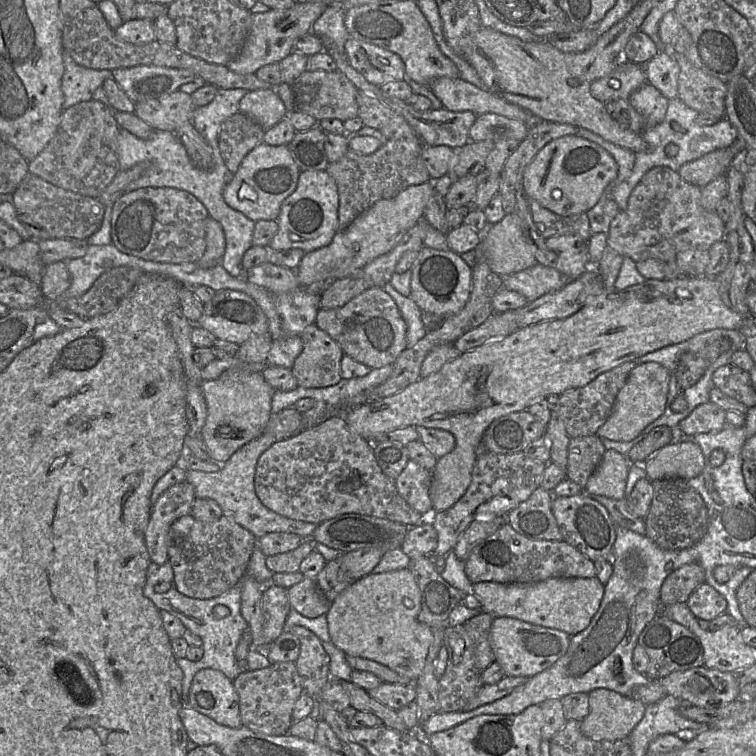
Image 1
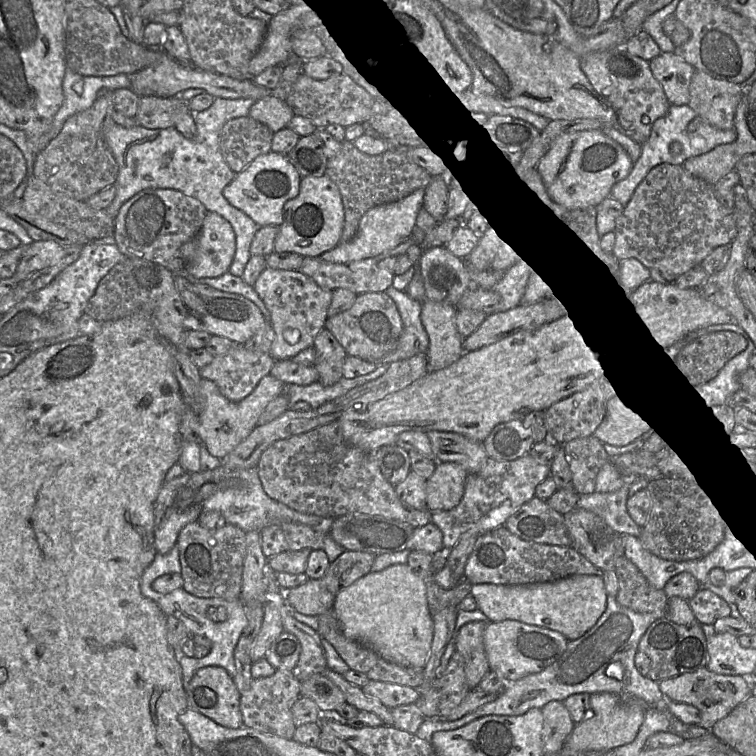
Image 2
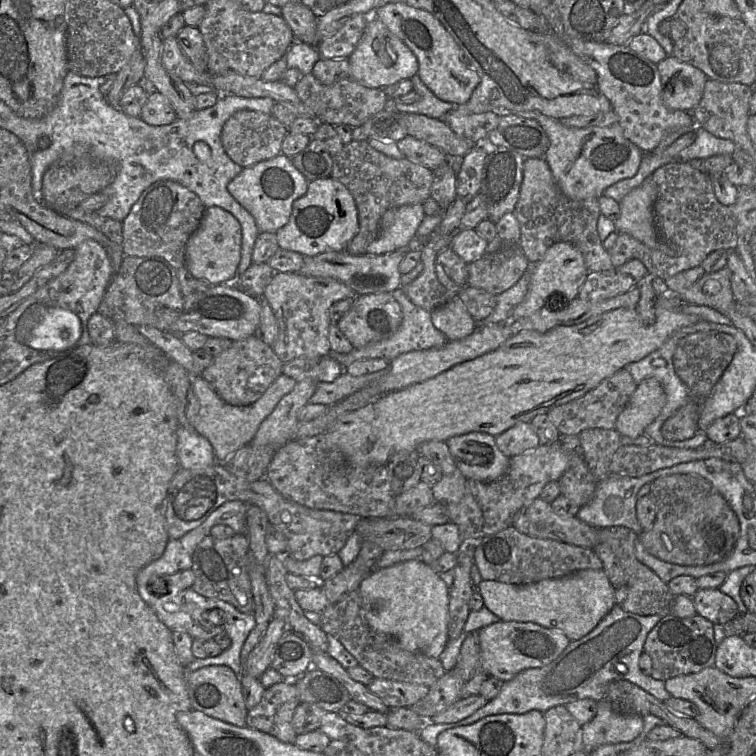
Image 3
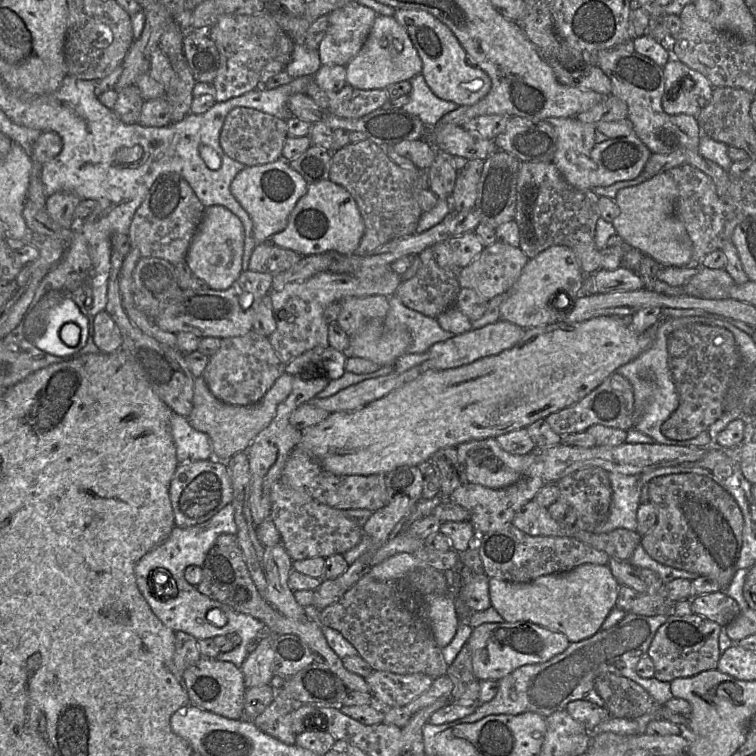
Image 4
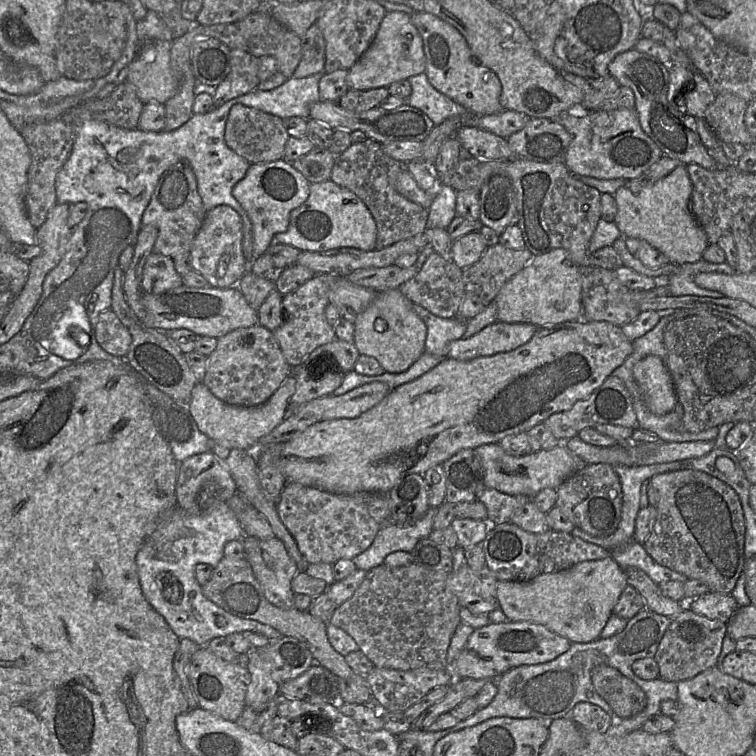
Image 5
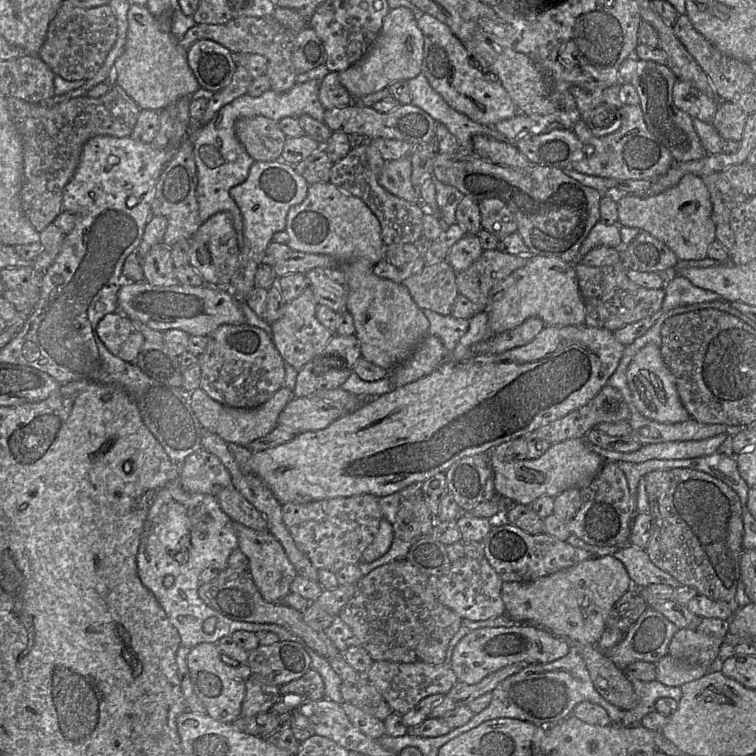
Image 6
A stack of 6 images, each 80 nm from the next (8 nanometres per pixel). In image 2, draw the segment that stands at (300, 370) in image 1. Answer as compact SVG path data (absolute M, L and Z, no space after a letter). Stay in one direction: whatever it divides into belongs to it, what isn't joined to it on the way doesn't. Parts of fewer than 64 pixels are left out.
M326 328L316 335L313 346L315 360L313 365L318 372L318 382L331 386L343 377L343 362L347 356L345 349Z

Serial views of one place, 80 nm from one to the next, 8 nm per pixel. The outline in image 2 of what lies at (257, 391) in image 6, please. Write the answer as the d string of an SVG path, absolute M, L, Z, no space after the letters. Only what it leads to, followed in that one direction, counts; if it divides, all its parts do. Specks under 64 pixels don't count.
M235 344L201 368L200 375L213 381L225 398L239 402L253 392L264 376L269 375L274 364L275 359L270 353L250 351L242 344Z

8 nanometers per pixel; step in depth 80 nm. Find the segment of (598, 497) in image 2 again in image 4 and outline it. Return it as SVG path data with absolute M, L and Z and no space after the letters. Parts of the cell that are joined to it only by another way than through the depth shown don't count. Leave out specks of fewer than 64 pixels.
M672 467L658 468L651 472L635 475L609 472L612 498L606 521L599 525L589 525L577 519L575 526L594 533L607 533L619 528L636 531L638 527L637 510L640 505L640 495L643 486L655 477L668 474L672 474Z

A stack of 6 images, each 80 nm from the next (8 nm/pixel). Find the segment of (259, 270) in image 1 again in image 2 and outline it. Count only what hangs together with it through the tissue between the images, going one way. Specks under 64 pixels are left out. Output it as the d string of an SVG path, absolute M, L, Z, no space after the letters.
M266 267L257 278L254 289L270 312L269 322L275 332L270 355L275 361L288 360L313 346L314 339L324 328L332 291L320 287L300 270L279 270Z

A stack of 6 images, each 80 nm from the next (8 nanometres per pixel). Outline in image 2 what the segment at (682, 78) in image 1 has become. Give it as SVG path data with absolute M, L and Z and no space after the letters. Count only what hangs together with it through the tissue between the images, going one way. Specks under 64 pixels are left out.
M696 70L689 84L688 106L706 123L721 130L734 129L737 106L747 90Z

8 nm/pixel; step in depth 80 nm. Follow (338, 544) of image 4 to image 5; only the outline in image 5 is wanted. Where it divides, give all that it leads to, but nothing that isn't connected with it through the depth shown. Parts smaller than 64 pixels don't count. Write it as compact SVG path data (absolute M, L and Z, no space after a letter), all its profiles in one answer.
M298 483L285 484L277 501L277 512L309 564L328 563L332 565L340 559L352 560L372 544L381 528L381 525L369 514L368 506L362 498L328 493L319 488L303 486Z

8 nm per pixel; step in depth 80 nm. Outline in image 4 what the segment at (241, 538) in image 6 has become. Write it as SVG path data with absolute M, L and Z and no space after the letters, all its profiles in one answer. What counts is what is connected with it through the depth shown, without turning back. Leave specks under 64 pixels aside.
M278 544L264 549L267 590L265 599L282 615L297 621L306 621L304 608L294 597L289 587L289 575L293 571L293 560L285 547Z

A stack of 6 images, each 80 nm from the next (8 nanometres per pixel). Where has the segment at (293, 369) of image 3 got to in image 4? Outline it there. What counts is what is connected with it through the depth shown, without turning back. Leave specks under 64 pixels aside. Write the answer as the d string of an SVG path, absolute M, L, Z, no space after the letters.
M315 347L286 364L285 373L299 375L302 372L316 370L315 374L305 378L328 378L336 380L346 372L348 357L343 351L329 347Z

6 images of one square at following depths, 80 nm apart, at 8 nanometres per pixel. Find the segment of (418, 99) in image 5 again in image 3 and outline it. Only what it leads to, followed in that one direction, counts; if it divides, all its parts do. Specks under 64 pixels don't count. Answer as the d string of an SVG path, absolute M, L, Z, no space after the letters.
M416 74L411 79L413 91L415 91L419 100L412 104L396 103L396 111L402 114L421 114L434 119L443 119L444 115L457 108L457 104L445 102L437 98L431 90L422 82L421 78Z

